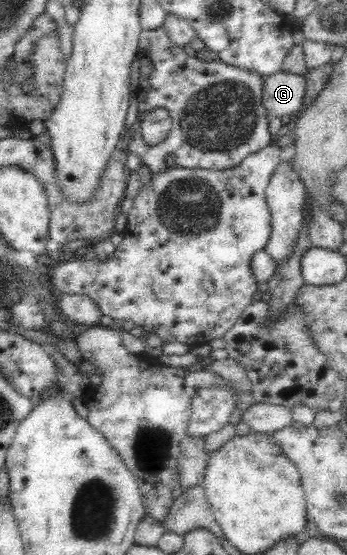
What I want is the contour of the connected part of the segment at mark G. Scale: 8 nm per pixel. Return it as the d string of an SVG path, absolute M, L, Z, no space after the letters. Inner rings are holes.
M283 71L268 75L263 81L263 107L269 117L293 117L304 107L305 78Z

